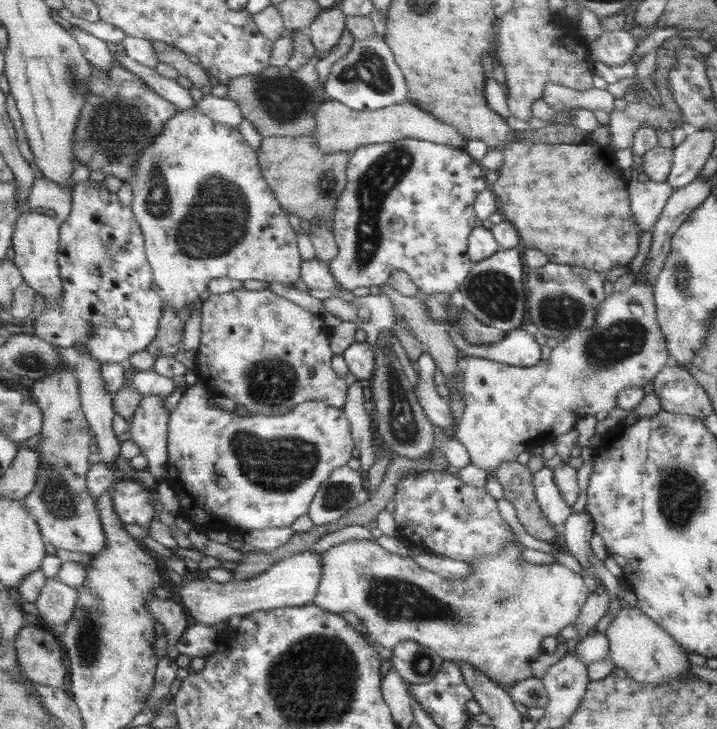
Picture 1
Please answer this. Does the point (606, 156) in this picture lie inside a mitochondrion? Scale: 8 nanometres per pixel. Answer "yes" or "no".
no

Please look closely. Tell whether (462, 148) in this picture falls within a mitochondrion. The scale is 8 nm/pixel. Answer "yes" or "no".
no

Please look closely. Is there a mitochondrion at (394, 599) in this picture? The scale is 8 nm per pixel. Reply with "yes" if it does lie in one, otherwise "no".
yes

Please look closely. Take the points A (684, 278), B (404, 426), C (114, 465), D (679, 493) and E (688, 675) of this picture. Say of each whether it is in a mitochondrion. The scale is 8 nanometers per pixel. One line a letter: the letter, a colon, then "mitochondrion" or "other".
A: mitochondrion
B: mitochondrion
C: other
D: mitochondrion
E: other

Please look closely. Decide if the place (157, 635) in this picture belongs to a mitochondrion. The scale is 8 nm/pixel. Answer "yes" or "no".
no

